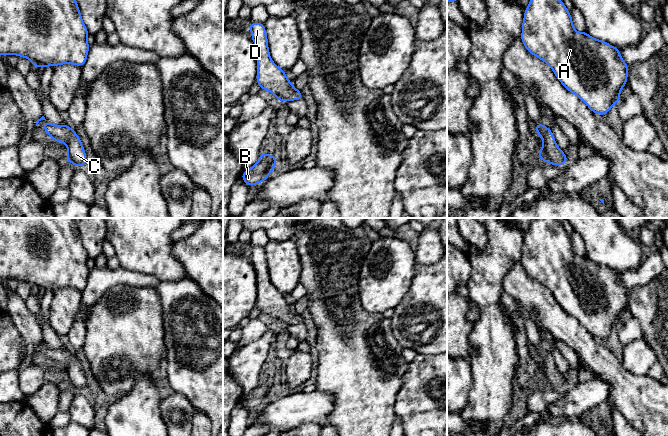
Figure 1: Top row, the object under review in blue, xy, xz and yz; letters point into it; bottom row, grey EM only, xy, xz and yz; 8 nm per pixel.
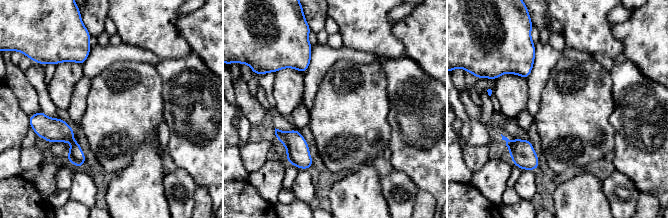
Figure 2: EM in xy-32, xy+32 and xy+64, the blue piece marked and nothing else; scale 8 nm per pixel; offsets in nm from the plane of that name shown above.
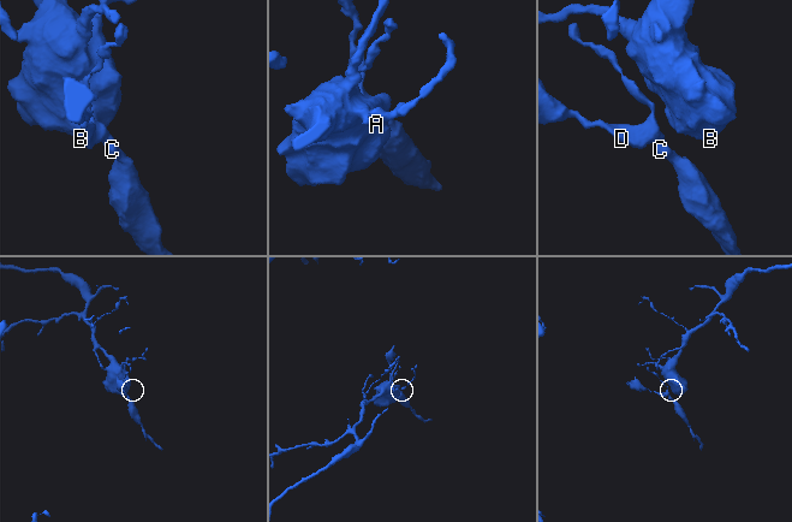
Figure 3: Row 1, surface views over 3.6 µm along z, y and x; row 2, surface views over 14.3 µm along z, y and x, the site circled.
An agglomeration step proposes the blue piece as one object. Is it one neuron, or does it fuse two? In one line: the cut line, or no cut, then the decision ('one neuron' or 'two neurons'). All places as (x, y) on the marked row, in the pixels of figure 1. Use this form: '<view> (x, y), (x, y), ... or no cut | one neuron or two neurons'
no cut | one neuron

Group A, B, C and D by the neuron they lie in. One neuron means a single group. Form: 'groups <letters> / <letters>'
groups A B C D

